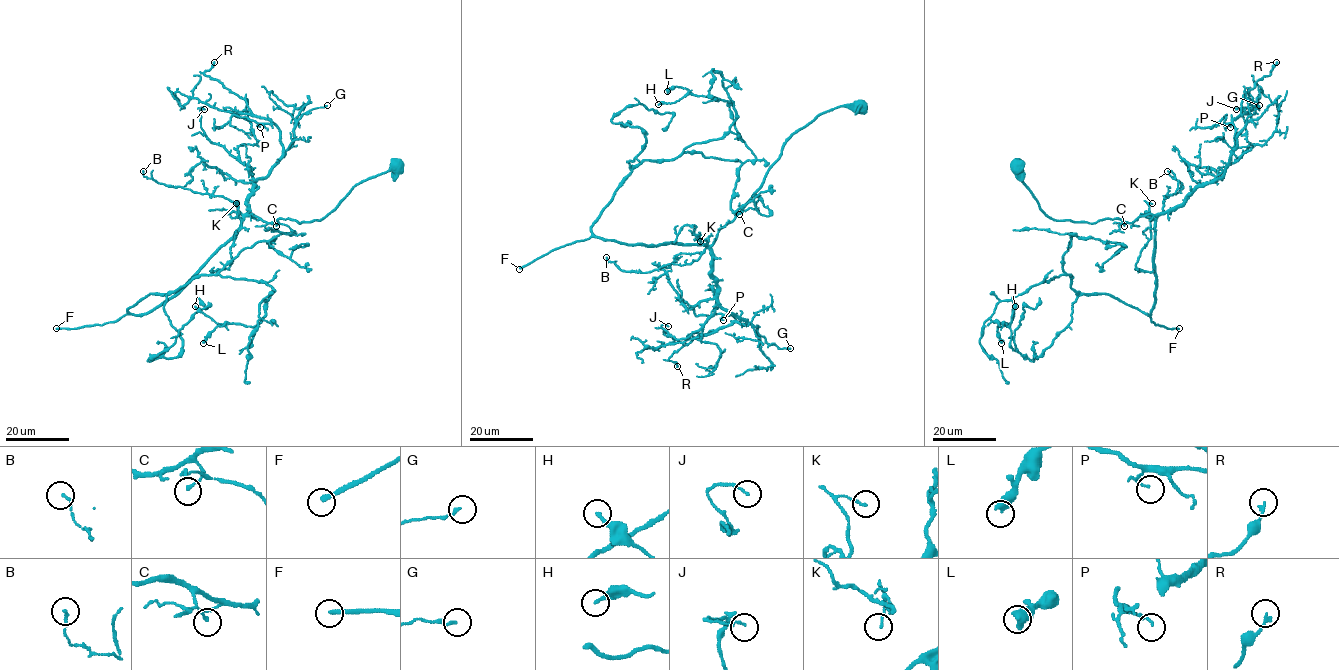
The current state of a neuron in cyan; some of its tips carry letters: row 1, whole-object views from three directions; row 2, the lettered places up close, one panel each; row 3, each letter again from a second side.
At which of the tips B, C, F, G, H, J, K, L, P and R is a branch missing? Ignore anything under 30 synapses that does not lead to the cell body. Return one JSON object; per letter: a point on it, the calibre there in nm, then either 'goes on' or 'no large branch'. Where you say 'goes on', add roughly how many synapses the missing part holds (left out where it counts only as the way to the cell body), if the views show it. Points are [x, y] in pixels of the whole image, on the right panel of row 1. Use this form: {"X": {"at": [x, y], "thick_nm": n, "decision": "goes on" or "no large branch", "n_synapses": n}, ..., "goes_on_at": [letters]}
{"B": {"at": [1167, 171], "thick_nm": 140, "decision": "no large branch"}, "C": {"at": [1124, 226], "thick_nm": 130, "decision": "no large branch"}, "F": {"at": [1179, 328], "thick_nm": 220, "decision": "goes on", "n_synapses": 100}, "G": {"at": [1259, 105], "thick_nm": 140, "decision": "no large branch"}, "H": {"at": [1015, 306], "thick_nm": 200, "decision": "no large branch"}, "J": {"at": [1236, 109], "thick_nm": 110, "decision": "no large branch"}, "K": {"at": [1152, 203], "thick_nm": 120, "decision": "no large branch"}, "L": {"at": [1001, 343], "thick_nm": 500, "decision": "no large branch"}, "P": {"at": [1230, 127], "thick_nm": 70, "decision": "no large branch"}, "R": {"at": [1276, 62], "thick_nm": 170, "decision": "no large branch"}, "goes_on_at": ["F"]}

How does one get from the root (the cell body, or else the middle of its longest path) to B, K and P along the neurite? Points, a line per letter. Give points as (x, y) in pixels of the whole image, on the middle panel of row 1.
B: (860, 104), (824, 112), (797, 130), (761, 187), (703, 252), (679, 253), (646, 273), (623, 271), (606, 257)
K: (860, 104), (824, 112), (797, 130), (741, 211), (719, 229), (711, 245), (701, 237), (700, 241)
P: (860, 104), (824, 112), (797, 130), (761, 187), (718, 232), (710, 272), (718, 303), (746, 323), (723, 320)

